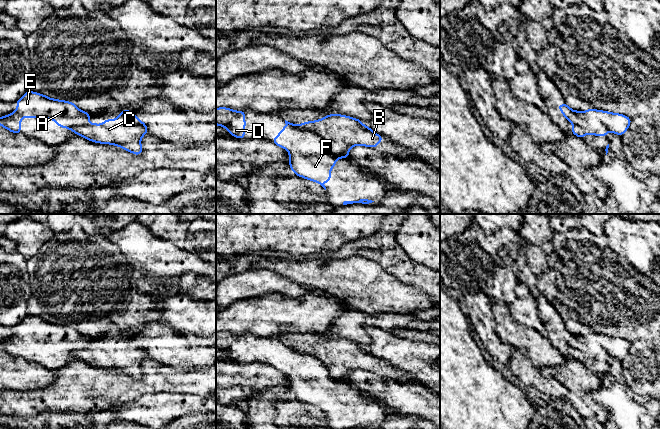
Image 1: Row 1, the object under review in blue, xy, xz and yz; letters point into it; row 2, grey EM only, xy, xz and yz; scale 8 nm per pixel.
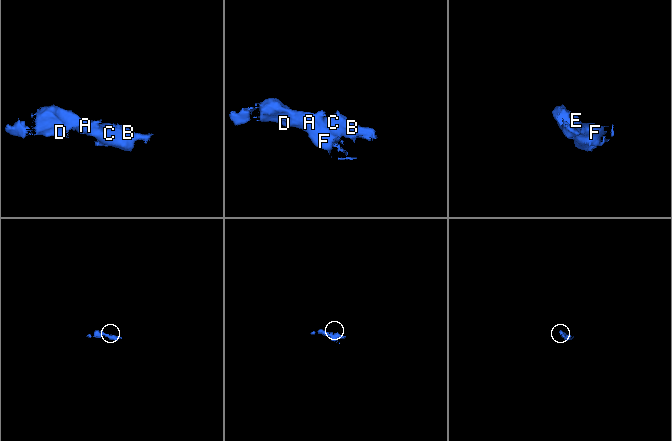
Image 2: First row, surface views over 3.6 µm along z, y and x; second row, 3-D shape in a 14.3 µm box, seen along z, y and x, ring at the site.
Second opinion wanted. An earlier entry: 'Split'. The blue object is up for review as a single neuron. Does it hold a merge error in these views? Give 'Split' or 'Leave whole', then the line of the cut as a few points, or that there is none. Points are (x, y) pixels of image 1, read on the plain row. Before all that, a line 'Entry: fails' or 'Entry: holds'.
Entry: holds
Split. Split along xz (296, 349), (317, 358), (326, 367), (329, 375), (338, 382)

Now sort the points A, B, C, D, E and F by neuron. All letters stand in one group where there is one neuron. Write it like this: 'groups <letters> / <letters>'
groups A D E F / B C

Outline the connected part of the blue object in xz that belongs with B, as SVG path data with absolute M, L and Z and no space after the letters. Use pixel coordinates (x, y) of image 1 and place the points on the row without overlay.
M329 338L297 350L321 361L329 370L331 379L338 382L348 383L349 374L356 369L376 372L384 363L360 343L341 338Z

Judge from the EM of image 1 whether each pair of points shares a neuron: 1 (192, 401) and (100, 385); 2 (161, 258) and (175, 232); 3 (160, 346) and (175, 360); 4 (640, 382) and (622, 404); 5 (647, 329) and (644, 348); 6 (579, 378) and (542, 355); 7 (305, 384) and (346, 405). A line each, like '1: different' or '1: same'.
1: different
2: different
3: same
4: different
5: different
6: different
7: same

